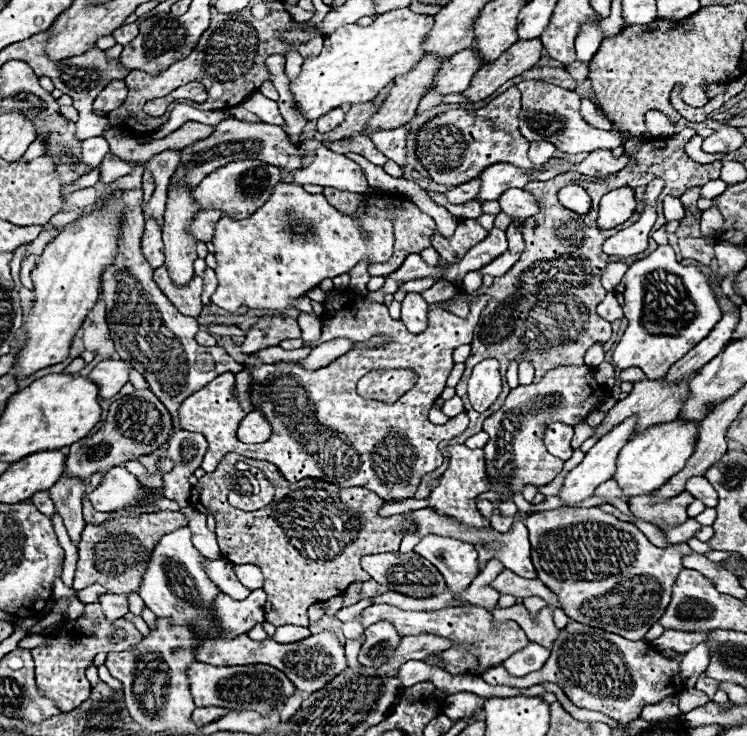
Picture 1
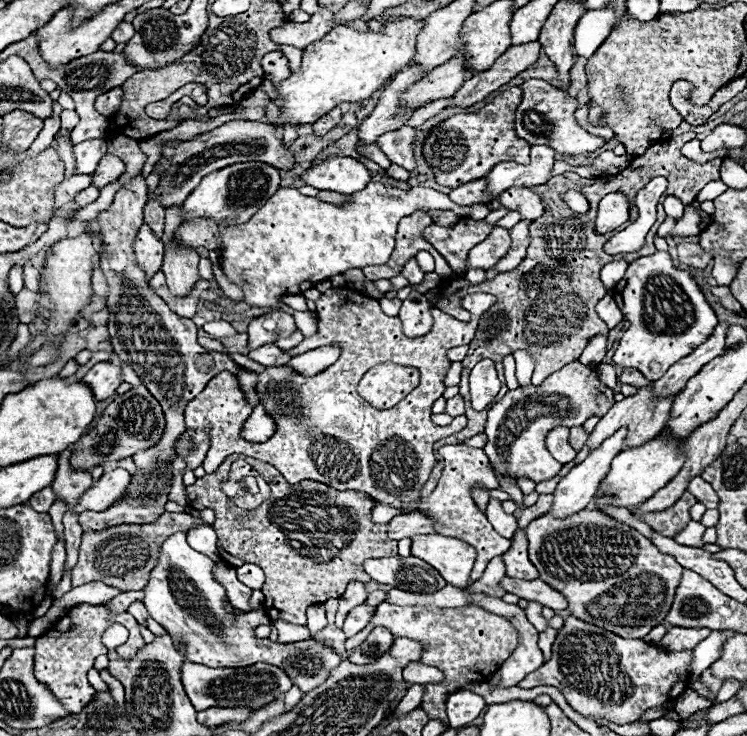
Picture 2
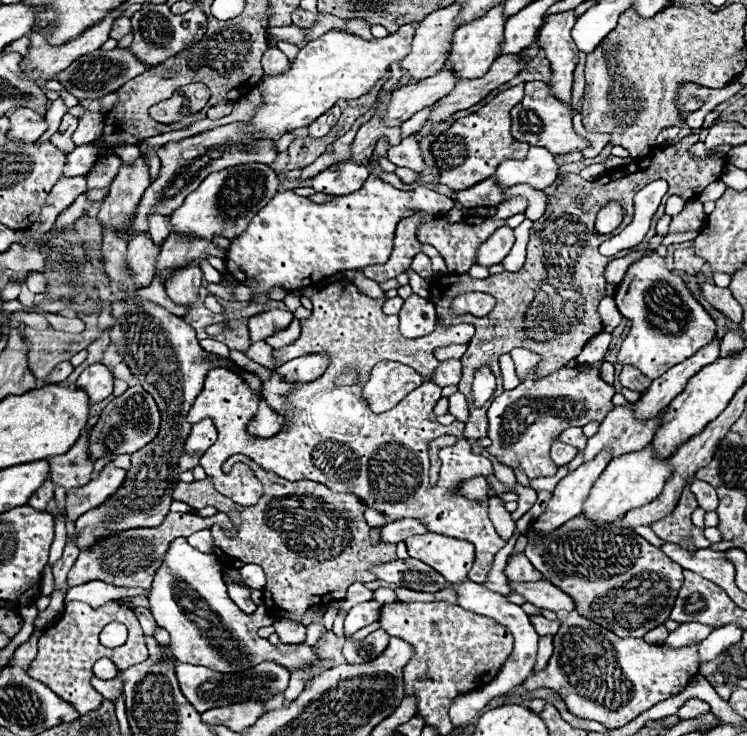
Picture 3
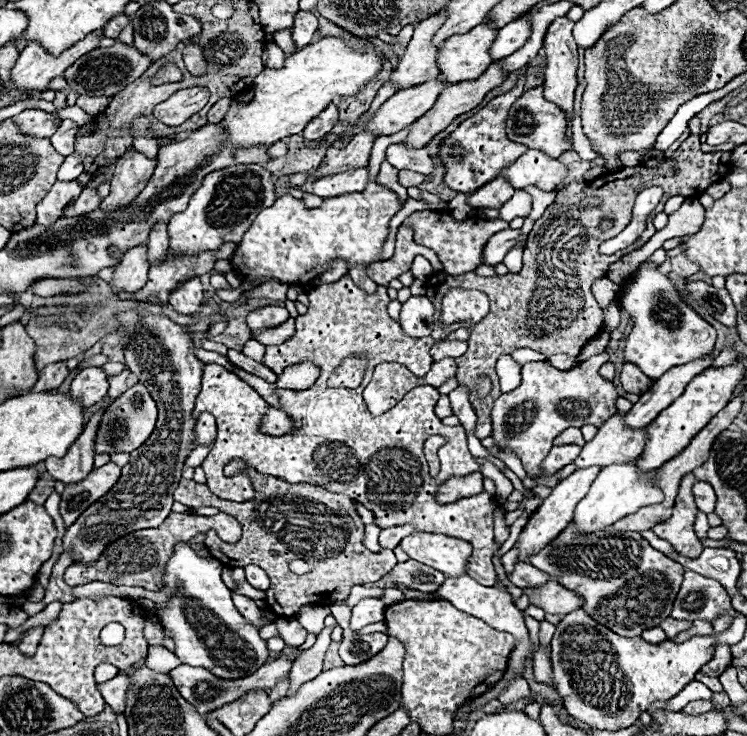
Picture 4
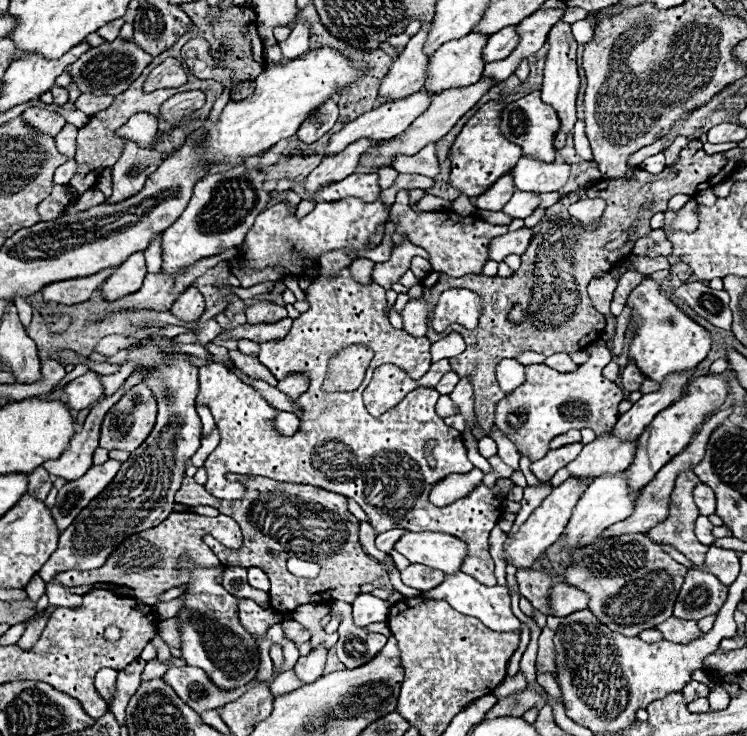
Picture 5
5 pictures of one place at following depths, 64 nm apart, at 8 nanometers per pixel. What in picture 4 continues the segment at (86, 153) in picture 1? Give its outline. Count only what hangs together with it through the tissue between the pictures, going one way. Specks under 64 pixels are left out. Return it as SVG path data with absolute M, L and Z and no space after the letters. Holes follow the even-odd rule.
M70 154L70 156L66 156L64 164L62 164L60 170L58 170L58 180L60 180L60 182L76 180L82 172L84 172L84 170L82 170L82 158L76 156L76 154Z

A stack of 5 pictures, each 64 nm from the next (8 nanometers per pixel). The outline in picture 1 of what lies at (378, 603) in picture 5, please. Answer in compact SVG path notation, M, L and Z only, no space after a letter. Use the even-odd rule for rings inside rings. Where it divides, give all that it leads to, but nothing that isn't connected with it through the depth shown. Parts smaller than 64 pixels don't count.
M356 616L356 618L350 620L350 622L344 622L342 630L344 630L344 636L346 636L346 638L350 638L350 640L360 639L360 636L364 634L364 626L360 624L360 616Z

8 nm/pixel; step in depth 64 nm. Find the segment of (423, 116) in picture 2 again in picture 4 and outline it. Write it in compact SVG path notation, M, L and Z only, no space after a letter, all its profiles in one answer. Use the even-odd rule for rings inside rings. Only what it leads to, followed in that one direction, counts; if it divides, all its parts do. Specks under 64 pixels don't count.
M412 124L392 136L376 138L367 167L370 174L370 182L368 182L368 188L362 194L326 198L322 202L322 206L312 208L312 210L306 210L302 200L296 200L292 196L282 196L270 208L264 208L256 216L254 224L250 226L250 230L244 234L242 242L238 244L236 252L234 252L232 260L230 260L236 276L240 280L244 280L244 278L248 278L248 280L252 280L252 278L266 278L266 280L280 280L284 284L306 284L306 282L312 282L314 278L318 278L326 270L326 264L332 262L334 258L344 258L350 266L352 264L372 264L372 262L378 262L380 248L382 248L382 244L384 244L384 240L388 236L388 222L400 210L402 202L398 202L396 192L392 192L390 188L378 186L376 179L380 165L386 159L386 149L393 143L402 143L411 127Z

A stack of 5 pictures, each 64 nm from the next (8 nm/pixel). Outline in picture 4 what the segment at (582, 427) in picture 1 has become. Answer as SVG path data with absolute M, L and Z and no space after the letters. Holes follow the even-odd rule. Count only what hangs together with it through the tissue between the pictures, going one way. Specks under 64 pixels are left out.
M568 428L564 430L556 440L554 440L554 446L564 446L564 444L584 444L584 438L580 434L578 428Z

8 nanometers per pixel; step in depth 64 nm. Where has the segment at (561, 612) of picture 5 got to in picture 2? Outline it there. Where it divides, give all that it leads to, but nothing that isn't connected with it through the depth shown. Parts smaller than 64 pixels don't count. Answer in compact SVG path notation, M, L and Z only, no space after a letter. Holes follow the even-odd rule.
M504 578L500 582L508 592L512 594L518 594L520 598L528 600L528 602L538 602L546 608L552 608L552 610L566 610L568 608L568 600L556 592L552 586L548 586L546 582L542 580L516 580L516 578Z

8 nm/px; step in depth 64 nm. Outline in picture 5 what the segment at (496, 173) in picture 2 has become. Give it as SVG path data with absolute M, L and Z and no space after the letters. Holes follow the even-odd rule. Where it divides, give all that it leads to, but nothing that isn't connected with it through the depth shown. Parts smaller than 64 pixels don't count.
M522 156L512 168L512 176L516 182L516 188L524 188L524 192L556 192L560 190L570 176L570 166L560 162L540 162L532 160L528 156Z

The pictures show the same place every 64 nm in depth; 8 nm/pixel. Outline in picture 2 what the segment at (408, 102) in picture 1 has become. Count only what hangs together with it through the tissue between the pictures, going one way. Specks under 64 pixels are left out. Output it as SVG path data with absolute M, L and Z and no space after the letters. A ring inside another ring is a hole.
M418 66L404 68L394 76L394 80L382 90L378 106L374 112L360 124L358 128L358 138L360 144L376 144L378 136L384 132L394 132L404 126L404 122L410 118L410 114L396 114L398 110L398 96L404 88L414 84L416 80L422 80L424 72Z

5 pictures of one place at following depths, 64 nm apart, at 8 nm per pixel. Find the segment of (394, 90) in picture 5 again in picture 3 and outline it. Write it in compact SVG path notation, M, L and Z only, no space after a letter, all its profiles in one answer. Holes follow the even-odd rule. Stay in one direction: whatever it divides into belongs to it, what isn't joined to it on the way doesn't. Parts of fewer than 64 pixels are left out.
M452 4L428 14L418 24L412 40L412 50L406 58L400 60L400 68L410 76L412 82L434 76L444 68L452 32L456 30L454 20L458 14L460 4Z

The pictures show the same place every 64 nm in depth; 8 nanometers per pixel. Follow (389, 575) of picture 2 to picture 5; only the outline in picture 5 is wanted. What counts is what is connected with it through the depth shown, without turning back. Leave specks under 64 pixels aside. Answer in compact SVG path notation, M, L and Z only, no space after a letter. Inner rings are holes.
M410 564L406 570L400 572L400 578L406 586L416 588L416 590L430 590L436 588L444 580L444 572L432 570L424 564Z

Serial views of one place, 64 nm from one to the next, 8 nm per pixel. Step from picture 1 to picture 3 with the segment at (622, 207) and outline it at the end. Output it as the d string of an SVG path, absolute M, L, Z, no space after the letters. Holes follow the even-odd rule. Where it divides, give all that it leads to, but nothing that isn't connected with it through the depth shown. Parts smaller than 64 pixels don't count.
M608 202L600 212L598 212L598 218L596 218L596 232L600 234L608 234L612 232L620 222L622 222L622 208L620 204L616 202Z

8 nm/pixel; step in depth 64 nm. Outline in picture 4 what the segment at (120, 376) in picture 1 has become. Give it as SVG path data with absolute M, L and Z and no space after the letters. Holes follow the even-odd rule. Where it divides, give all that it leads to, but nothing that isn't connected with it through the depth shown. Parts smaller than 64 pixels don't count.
M86 368L82 370L70 384L70 396L78 398L84 408L98 404L108 394L108 382L102 368Z

